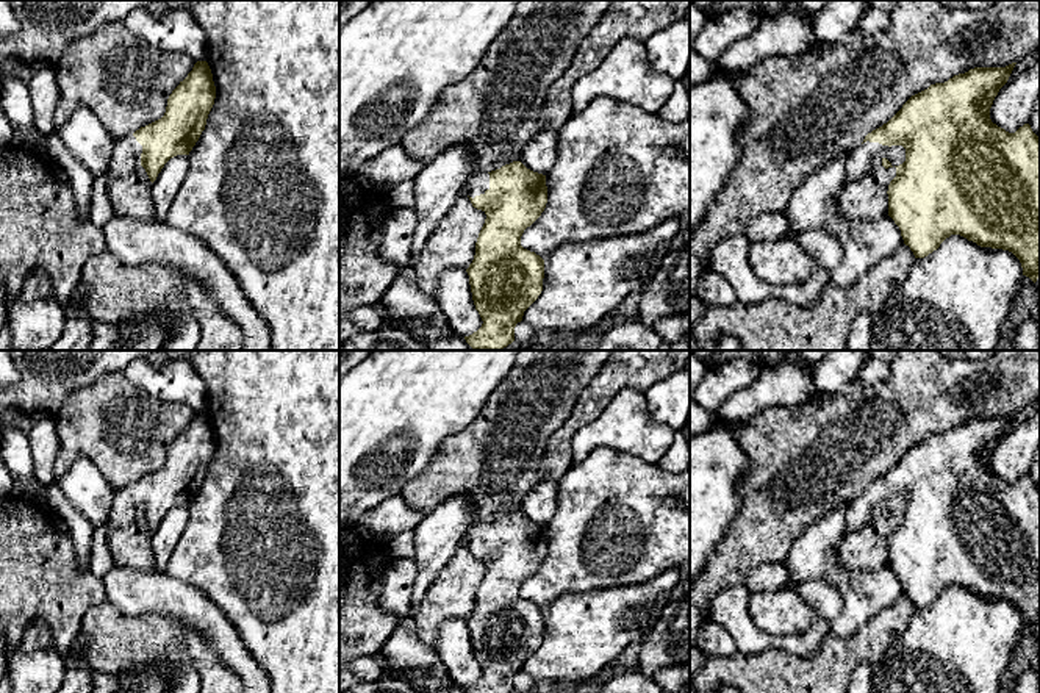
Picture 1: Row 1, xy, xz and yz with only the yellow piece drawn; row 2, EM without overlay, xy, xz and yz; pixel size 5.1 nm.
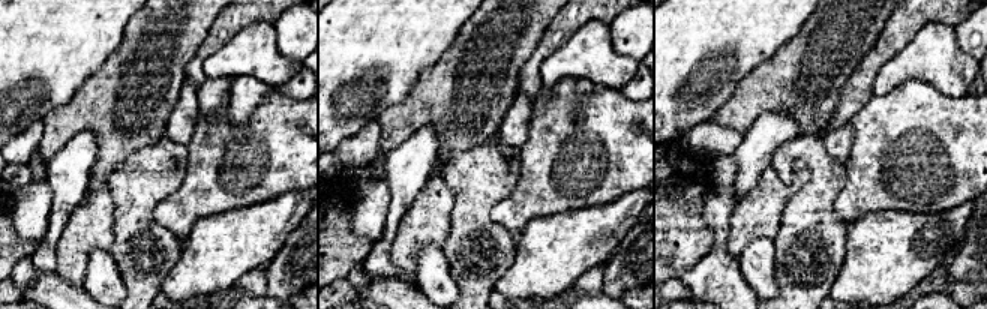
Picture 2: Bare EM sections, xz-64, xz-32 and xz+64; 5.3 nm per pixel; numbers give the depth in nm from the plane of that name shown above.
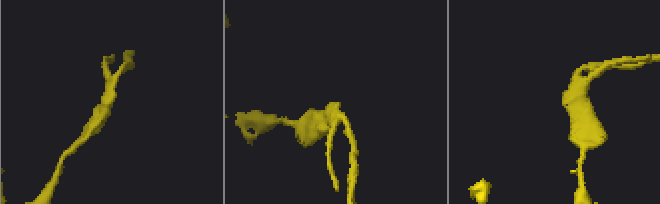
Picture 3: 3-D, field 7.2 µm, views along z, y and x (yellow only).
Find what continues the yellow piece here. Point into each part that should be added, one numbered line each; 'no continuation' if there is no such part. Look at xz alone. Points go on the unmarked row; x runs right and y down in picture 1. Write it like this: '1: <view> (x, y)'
1: xz (477, 534)

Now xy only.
1: xy (125, 509)

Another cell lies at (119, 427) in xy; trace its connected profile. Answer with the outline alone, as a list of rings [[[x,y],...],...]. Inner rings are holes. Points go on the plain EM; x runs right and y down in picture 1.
[[[111,372],[75,390],[55,416],[59,449],[53,468],[55,483],[78,458],[91,460],[114,491],[134,483],[166,463],[172,441],[188,427],[195,411],[186,404],[163,402],[130,382],[124,372]]]

